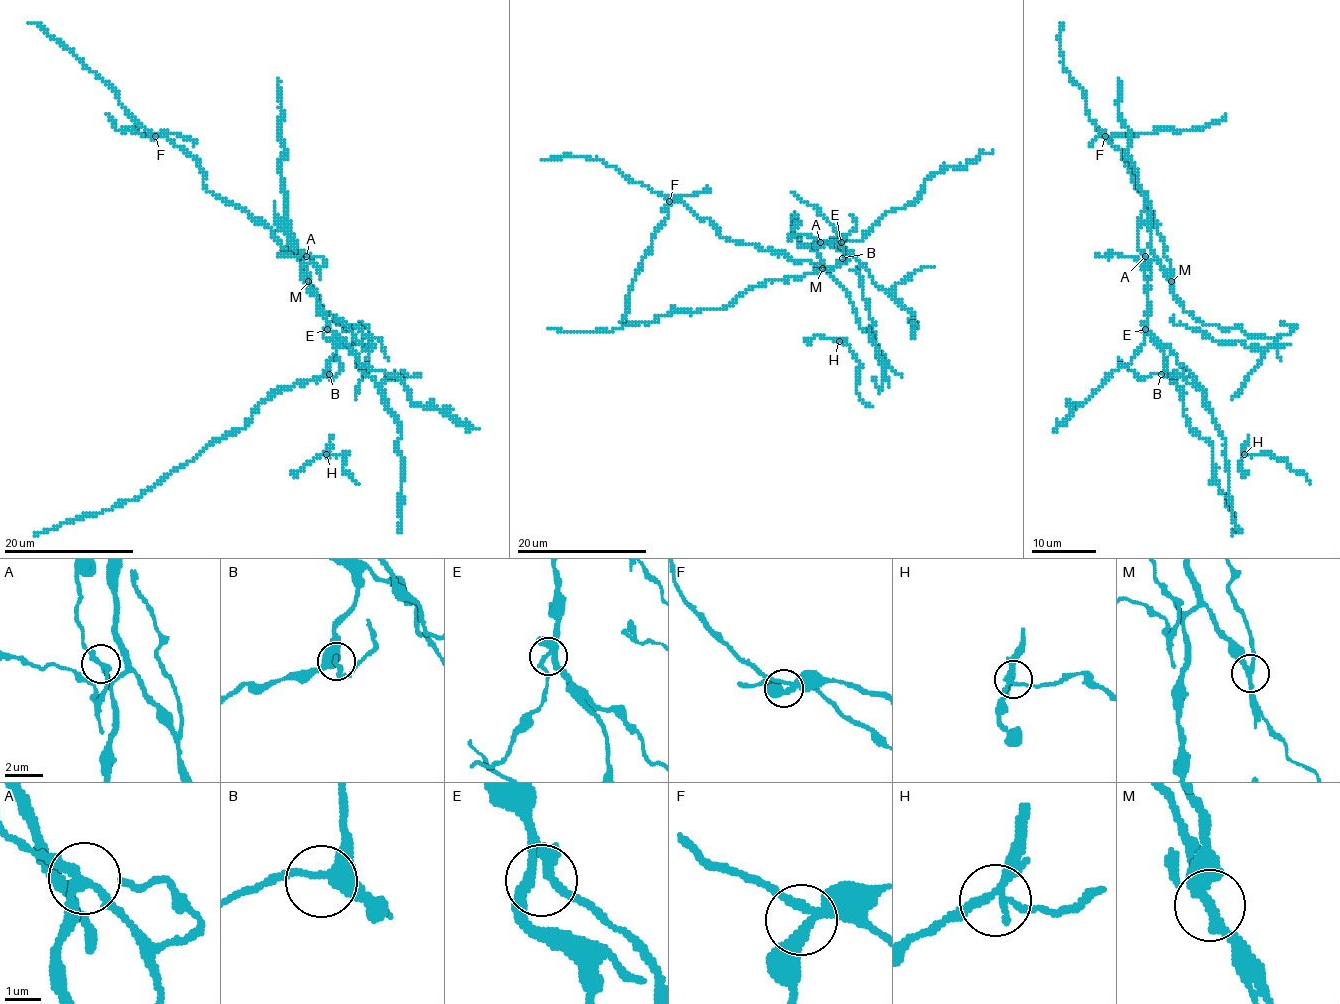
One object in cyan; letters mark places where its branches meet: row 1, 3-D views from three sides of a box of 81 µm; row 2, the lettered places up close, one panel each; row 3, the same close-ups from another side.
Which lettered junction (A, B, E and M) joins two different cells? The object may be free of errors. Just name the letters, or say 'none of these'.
M

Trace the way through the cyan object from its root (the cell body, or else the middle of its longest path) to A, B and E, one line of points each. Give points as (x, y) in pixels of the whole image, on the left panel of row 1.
A: (306, 287), (301, 270), (306, 256)
B: (306, 287), (316, 296), (319, 311), (326, 317), (324, 335), (335, 347), (335, 355), (329, 363), (329, 374)
E: (306, 287), (316, 296), (327, 329)

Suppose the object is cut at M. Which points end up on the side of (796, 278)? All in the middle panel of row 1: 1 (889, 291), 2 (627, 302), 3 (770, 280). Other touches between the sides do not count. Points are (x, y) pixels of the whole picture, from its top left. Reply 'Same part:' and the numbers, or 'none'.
Same part: 1, 3

